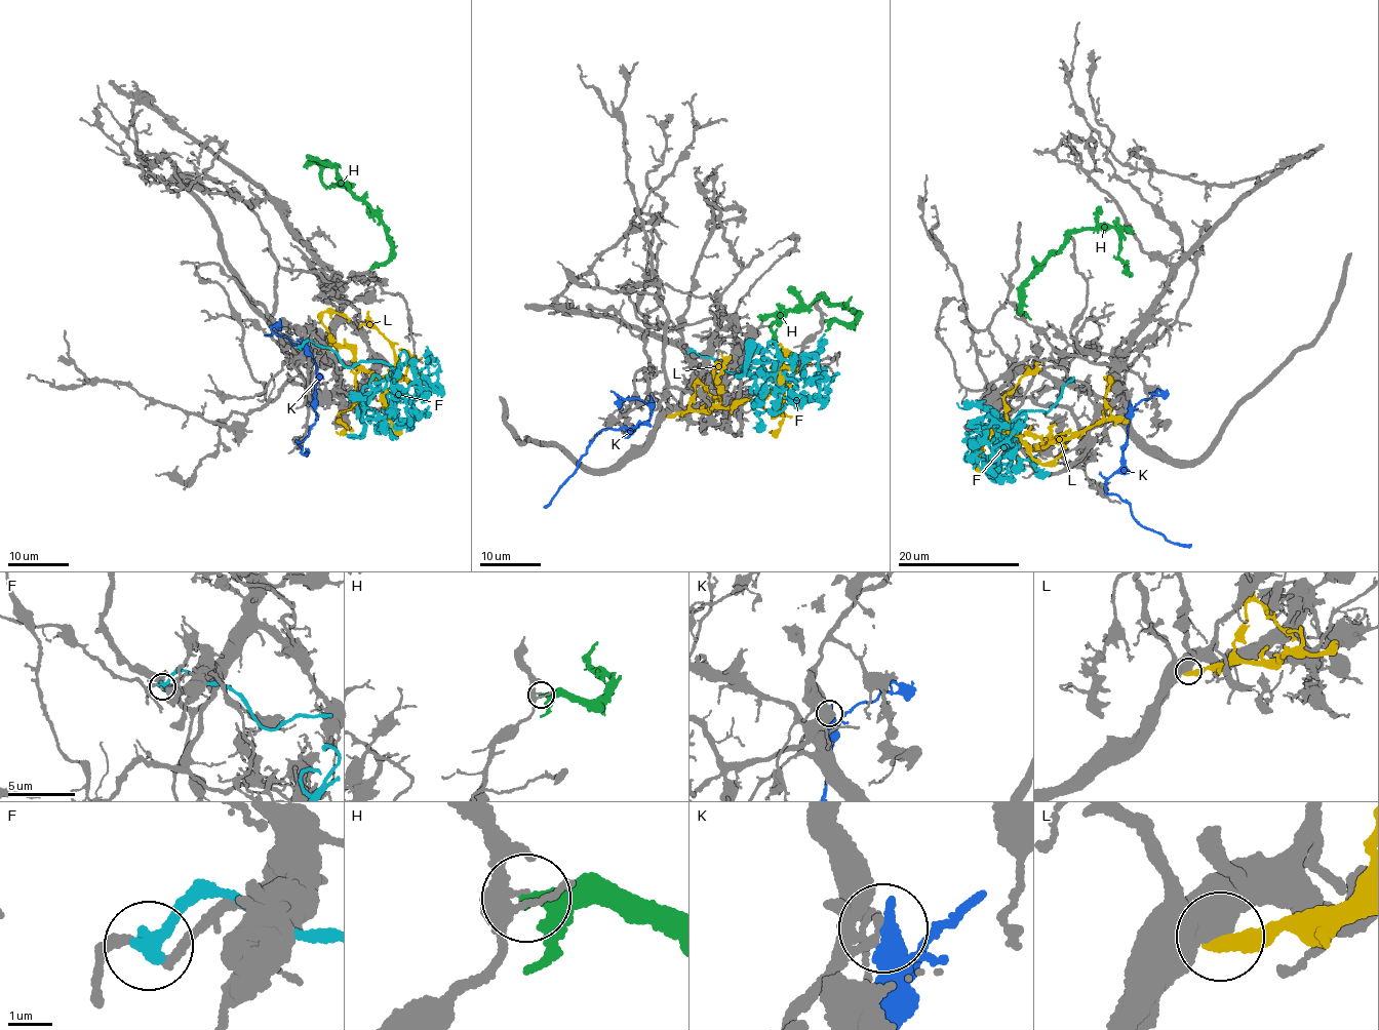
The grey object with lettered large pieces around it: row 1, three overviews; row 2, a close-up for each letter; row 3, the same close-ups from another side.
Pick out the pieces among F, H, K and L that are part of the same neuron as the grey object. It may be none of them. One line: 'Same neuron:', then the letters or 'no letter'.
Same neuron: no letter

